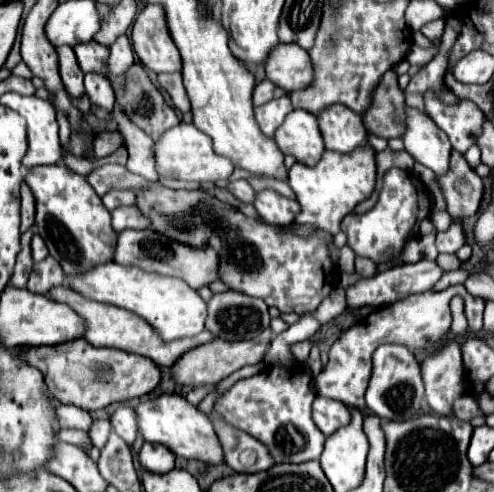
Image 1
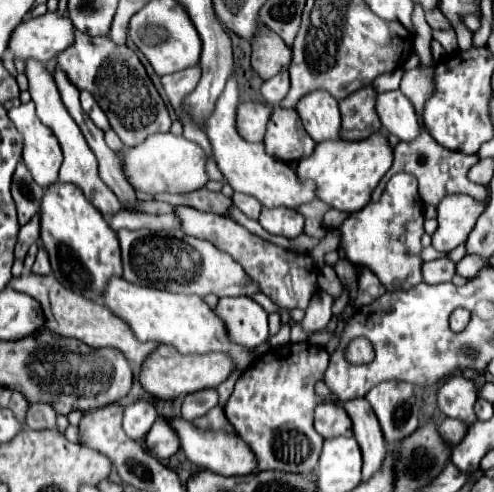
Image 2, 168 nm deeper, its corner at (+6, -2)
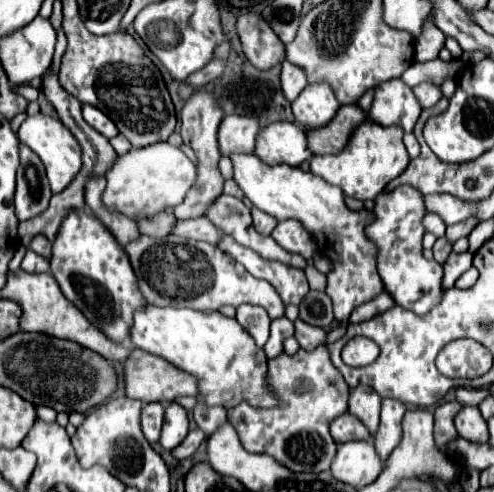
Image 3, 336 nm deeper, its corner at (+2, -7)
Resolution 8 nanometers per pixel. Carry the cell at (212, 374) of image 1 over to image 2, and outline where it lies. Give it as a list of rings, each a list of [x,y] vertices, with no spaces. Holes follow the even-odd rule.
[[[159,345],[155,353],[147,357],[147,361],[141,367],[139,381],[143,389],[159,399],[175,399],[185,397],[189,393],[201,391],[201,389],[215,389],[219,383],[223,383],[235,369],[233,359],[223,353],[205,353],[205,355],[181,355],[175,347]]]

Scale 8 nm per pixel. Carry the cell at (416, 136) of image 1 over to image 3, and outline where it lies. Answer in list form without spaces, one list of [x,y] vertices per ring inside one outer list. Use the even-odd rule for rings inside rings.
[[[387,80],[379,84],[369,108],[369,120],[383,126],[401,126],[405,132],[413,132],[413,126],[421,114],[421,108],[411,88],[401,80]]]

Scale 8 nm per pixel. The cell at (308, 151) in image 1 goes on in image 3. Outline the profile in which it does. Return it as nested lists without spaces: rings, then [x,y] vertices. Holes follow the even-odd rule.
[[[273,122],[257,134],[255,154],[269,166],[289,164],[299,166],[313,154],[307,146],[305,132],[293,122]]]

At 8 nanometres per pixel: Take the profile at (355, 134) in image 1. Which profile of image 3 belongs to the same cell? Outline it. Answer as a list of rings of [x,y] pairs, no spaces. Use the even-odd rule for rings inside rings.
[[[309,84],[297,100],[291,102],[295,122],[305,130],[327,124],[339,110],[337,98],[333,96],[333,88],[329,84]]]

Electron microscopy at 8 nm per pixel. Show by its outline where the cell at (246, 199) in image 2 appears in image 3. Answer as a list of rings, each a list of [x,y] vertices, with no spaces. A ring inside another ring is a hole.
[[[253,208],[253,210],[251,210],[251,214],[253,214],[253,224],[255,224],[257,232],[259,232],[261,236],[271,236],[273,228],[277,226],[277,220],[275,220],[273,216],[265,214],[265,212],[263,212],[263,210],[259,210],[259,208]]]

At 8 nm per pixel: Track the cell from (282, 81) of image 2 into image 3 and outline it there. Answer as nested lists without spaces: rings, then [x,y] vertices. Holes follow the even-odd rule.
[[[287,60],[283,62],[283,70],[281,70],[281,88],[285,98],[291,102],[299,96],[299,92],[307,86],[305,80],[305,72],[301,72],[301,68],[297,68],[295,64],[289,64]]]

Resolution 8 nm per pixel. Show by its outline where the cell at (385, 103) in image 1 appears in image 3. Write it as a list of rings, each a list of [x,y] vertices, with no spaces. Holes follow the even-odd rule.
[[[355,104],[341,106],[337,116],[329,122],[329,128],[319,128],[317,132],[305,132],[309,140],[309,150],[319,156],[319,154],[337,154],[345,148],[353,128],[361,124],[367,118],[363,110]]]

